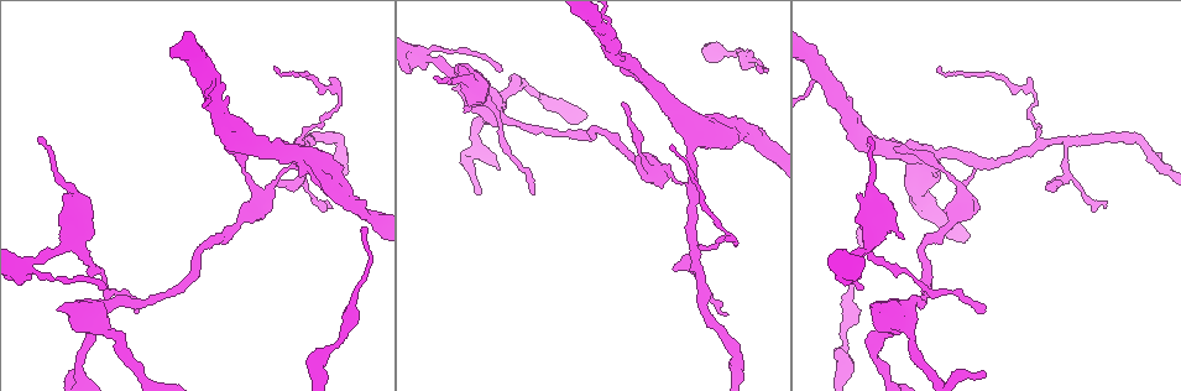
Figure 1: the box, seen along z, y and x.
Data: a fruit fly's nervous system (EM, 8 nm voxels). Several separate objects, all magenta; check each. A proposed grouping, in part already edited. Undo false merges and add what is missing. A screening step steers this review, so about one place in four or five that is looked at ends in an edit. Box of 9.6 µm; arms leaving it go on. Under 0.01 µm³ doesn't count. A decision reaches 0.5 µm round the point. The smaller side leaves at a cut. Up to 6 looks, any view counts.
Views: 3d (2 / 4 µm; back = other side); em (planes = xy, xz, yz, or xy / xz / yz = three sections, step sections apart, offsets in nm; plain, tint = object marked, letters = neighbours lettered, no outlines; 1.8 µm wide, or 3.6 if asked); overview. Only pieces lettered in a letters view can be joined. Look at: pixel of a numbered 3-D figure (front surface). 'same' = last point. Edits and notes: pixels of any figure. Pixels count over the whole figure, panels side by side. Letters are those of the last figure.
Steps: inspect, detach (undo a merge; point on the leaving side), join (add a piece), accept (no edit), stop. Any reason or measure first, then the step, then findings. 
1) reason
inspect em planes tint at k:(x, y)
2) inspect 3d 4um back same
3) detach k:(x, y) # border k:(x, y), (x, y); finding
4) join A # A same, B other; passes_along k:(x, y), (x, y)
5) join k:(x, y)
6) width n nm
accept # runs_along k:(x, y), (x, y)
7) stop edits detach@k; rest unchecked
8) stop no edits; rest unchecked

tapers out
inspect em 3.6um planes letters at 1:(331, 208)

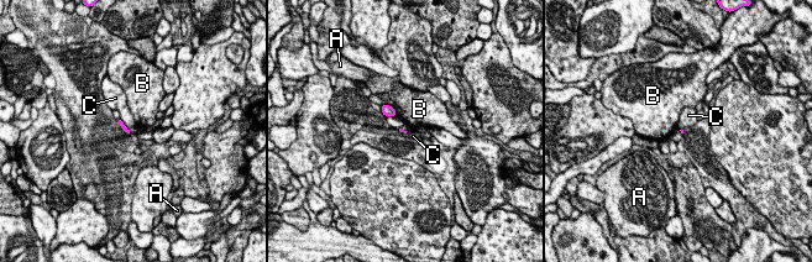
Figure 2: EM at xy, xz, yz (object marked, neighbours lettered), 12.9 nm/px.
accept # A other, B other, C other; border 2:(120, 118), (130, 131); none of them fits

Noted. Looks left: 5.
long arm stops here
inspect 3d 2um at 1:(533, 192)

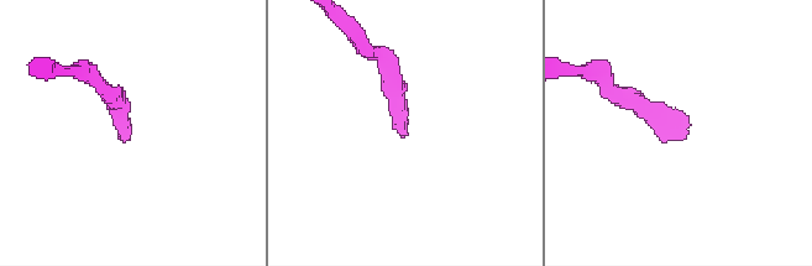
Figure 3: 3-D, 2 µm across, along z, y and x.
inspect em 3.6um xz step 16 letters at 3:(401, 138)

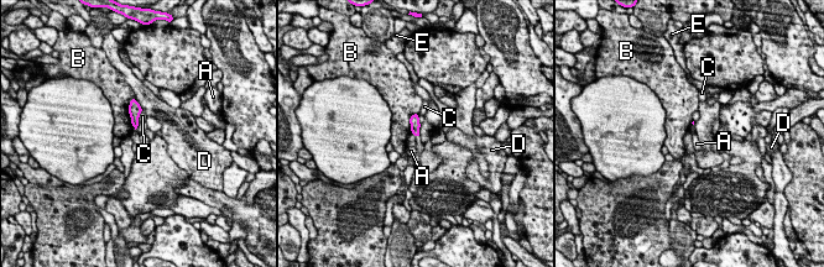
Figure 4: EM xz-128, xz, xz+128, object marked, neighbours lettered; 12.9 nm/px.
accept # A other, B other, C other, D other, E other; border 4:(421, 124), (420, 135); no lettered piece goes on from it

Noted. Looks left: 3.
thick end
inspect 3d 4um at 1:(459, 66)

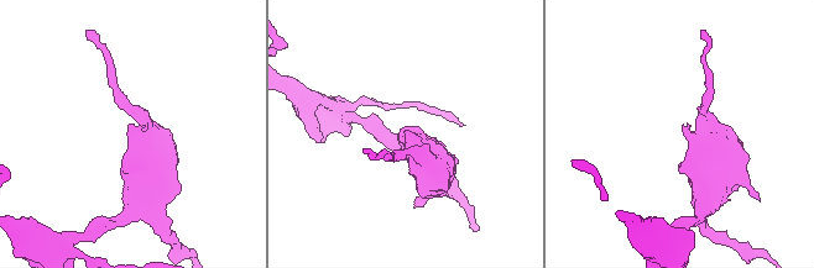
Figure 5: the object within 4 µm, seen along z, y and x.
now the EM
inspect em planes tint at 5:(683, 128)

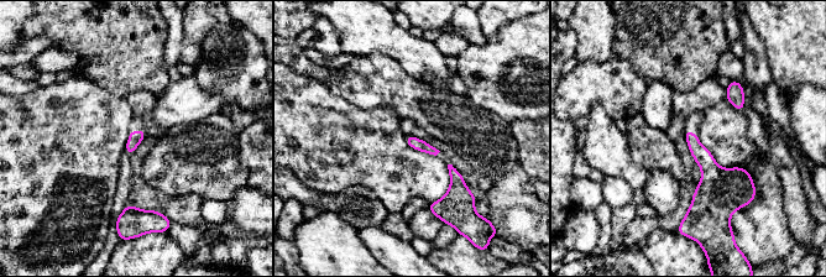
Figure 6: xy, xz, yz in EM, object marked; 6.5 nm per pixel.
inspect em planes letters same

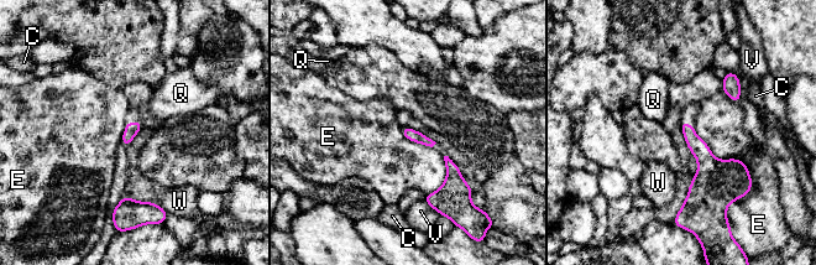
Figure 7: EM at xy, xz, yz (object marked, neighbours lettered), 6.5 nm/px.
longest_contact E 550 nm
accept # C other, E other, Q other, V other, W other; none of them fits

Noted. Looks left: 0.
stop no edits; rest unchecked

